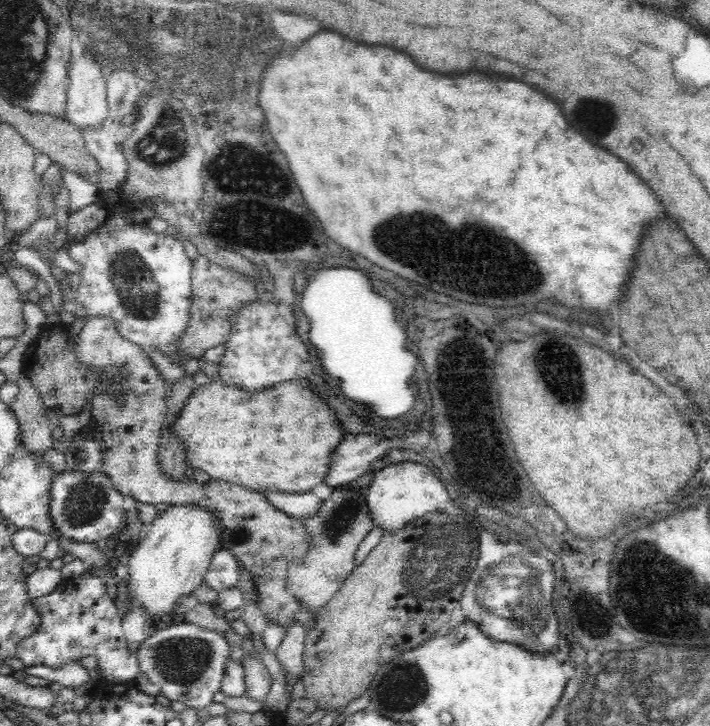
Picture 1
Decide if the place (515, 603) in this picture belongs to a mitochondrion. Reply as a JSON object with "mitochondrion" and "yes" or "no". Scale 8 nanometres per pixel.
{"mitochondrion":"yes"}

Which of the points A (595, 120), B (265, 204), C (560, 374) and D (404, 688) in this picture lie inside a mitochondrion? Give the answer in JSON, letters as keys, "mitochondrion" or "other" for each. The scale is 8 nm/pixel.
{"A":"mitochondrion","B":"other","C":"mitochondrion","D":"mitochondrion"}

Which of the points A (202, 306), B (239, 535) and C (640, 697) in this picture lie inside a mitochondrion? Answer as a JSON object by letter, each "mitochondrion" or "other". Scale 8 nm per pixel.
{"A":"other","B":"mitochondrion","C":"mitochondrion"}

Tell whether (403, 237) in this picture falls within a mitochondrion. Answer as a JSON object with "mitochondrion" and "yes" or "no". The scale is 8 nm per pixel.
{"mitochondrion":"yes"}

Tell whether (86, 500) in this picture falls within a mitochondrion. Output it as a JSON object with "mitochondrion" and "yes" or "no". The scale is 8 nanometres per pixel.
{"mitochondrion":"yes"}

